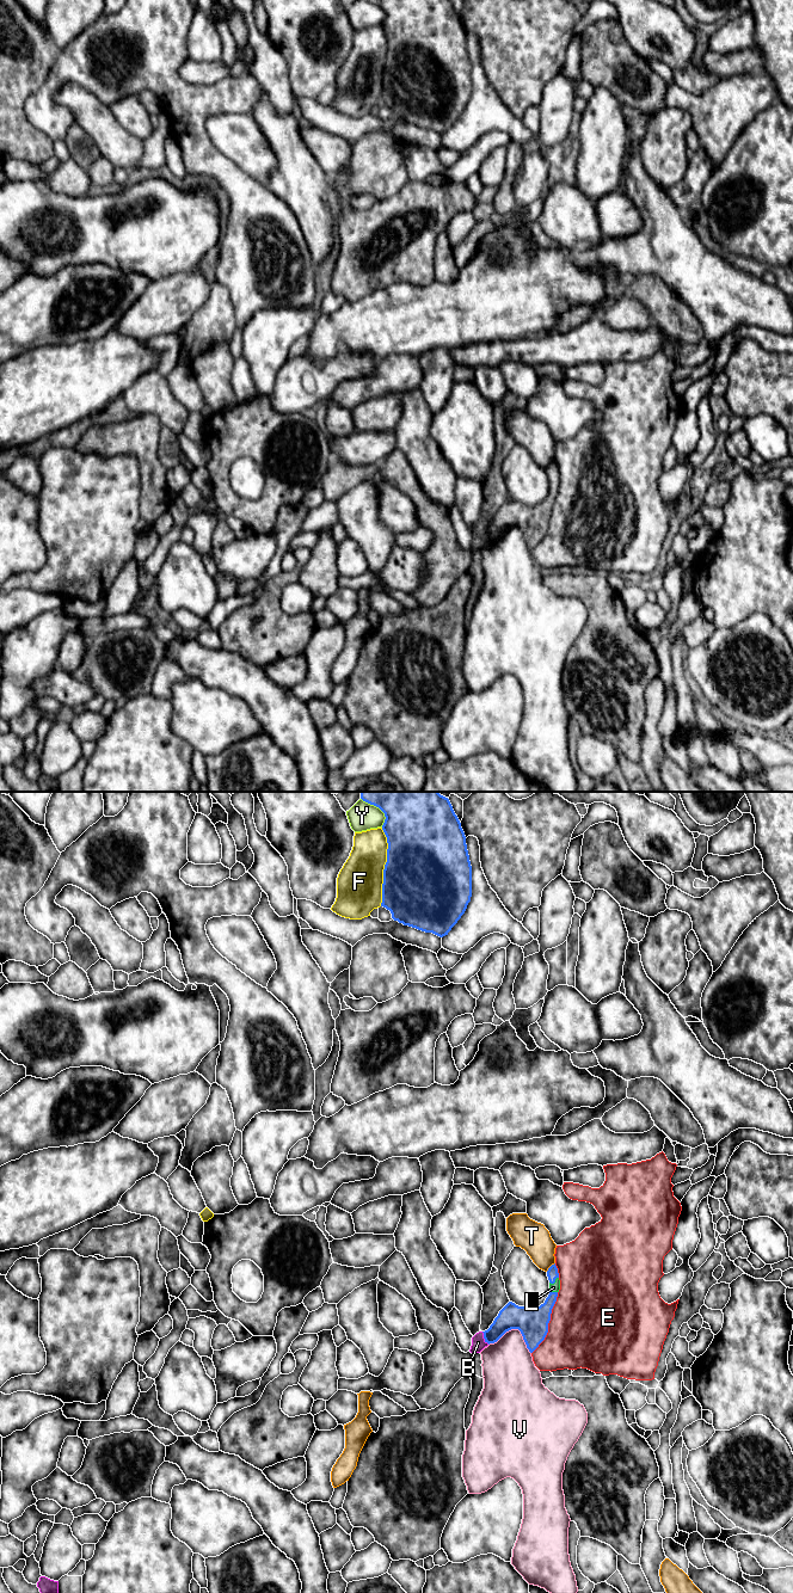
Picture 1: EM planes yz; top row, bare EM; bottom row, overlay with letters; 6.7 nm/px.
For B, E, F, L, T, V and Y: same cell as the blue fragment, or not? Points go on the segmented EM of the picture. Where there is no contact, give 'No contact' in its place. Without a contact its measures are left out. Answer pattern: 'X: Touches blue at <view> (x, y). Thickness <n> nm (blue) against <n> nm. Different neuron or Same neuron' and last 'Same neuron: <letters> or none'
B: Touches blue at yz (484, 1338). Thickness 170 nm (blue) against 100 nm. Same neuron
E: Touches blue at yz (548, 1322). Thickness 200 nm (blue) against 480 nm. Different neuron
F: Touches blue at yz (385, 867). Thickness 500 nm (blue) against 300 nm. Different neuron
L: Touches blue at yz (554, 1281). Thickness 80 nm (blue) against 60 nm. Same neuron
T: Touches blue at yz (549, 1267). Thickness 80 nm (blue) against 200 nm. Different neuron
V: Touches blue at yz (515, 1328). Thickness 200 nm (blue) against 340 nm. Different neuron
Y: Touches blue at yz (379, 807). Thickness 420 nm (blue) against 190 nm. Different neuron
Same neuron: B, L

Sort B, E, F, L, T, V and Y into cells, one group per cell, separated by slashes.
B L / E / F / T / V / Y

